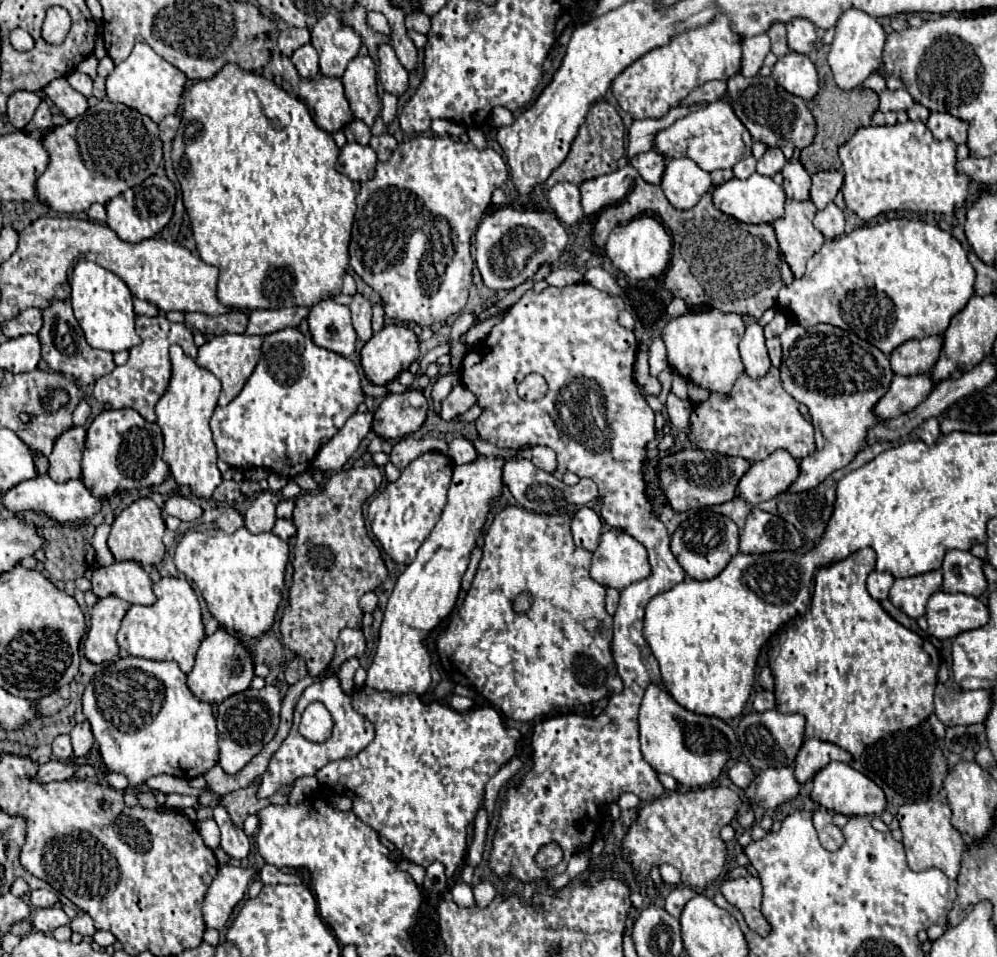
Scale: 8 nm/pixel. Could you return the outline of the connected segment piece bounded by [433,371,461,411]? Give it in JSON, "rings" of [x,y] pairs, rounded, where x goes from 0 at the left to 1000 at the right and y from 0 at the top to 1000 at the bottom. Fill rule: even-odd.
{"rings":[[[450,388],[448,392],[442,392],[438,396],[438,400],[434,402],[434,421],[436,421],[436,429],[440,429],[442,419],[452,411],[452,406],[456,402],[462,402],[462,394],[460,388]]]}

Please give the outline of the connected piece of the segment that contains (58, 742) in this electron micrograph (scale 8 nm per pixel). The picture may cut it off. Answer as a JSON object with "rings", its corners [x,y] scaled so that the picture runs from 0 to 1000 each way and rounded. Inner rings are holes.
{"rings":[[[59,768],[53,774],[53,791],[59,795],[65,795],[69,791],[73,791],[73,781],[69,774],[69,768]]]}

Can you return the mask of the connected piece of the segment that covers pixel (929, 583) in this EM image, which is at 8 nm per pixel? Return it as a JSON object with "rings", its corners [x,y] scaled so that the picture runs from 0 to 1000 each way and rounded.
{"rings":[[[932,597],[912,605],[900,605],[892,618],[892,626],[914,647],[928,643],[930,626],[944,615],[944,597]]]}

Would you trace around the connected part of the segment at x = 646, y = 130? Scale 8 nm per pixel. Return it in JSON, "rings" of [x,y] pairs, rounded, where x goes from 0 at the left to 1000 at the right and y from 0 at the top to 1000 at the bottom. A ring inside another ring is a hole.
{"rings":[[[693,110],[693,112],[679,112],[679,114],[673,114],[667,122],[661,122],[661,124],[643,124],[643,126],[635,126],[635,133],[633,133],[633,139],[631,139],[631,156],[629,156],[629,166],[633,166],[637,160],[641,158],[651,158],[653,156],[653,145],[655,141],[663,135],[663,133],[671,133],[671,129],[675,129],[677,124],[681,124],[683,120],[689,120],[691,116],[699,114],[699,112],[707,112],[705,110]]]}

